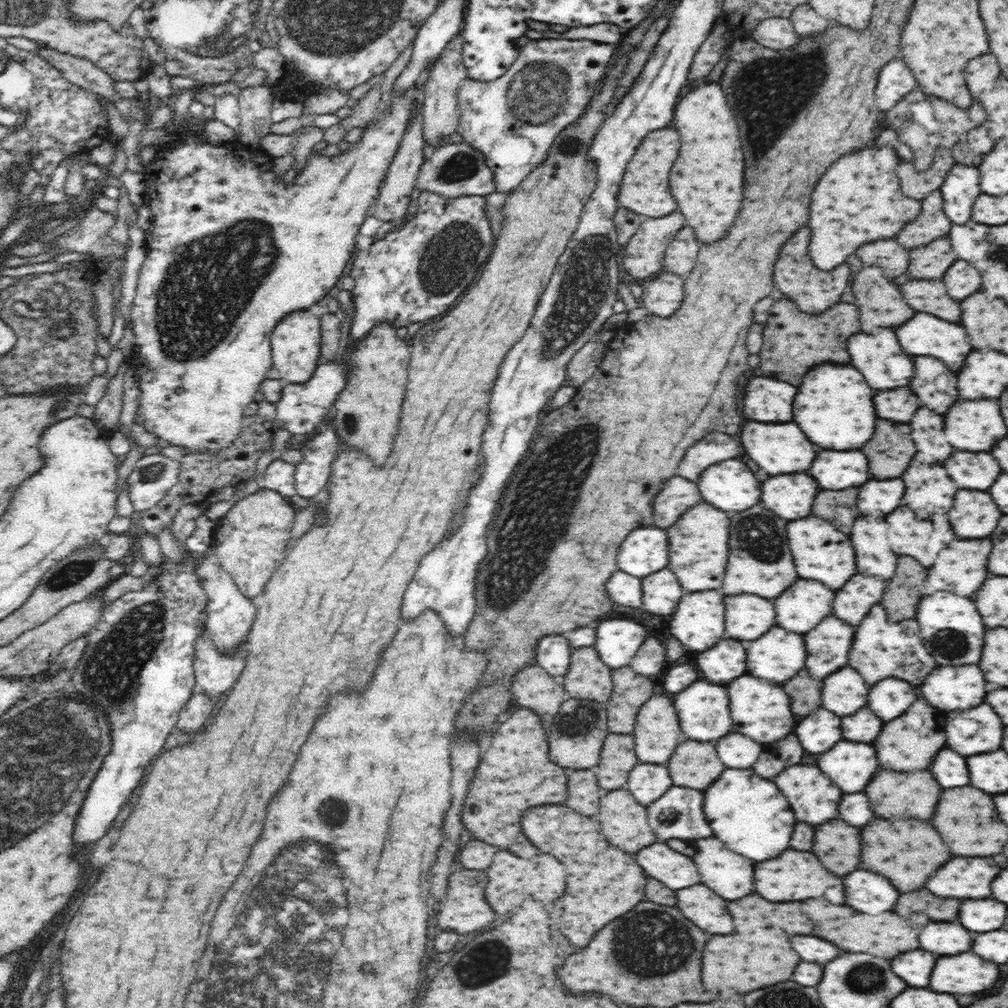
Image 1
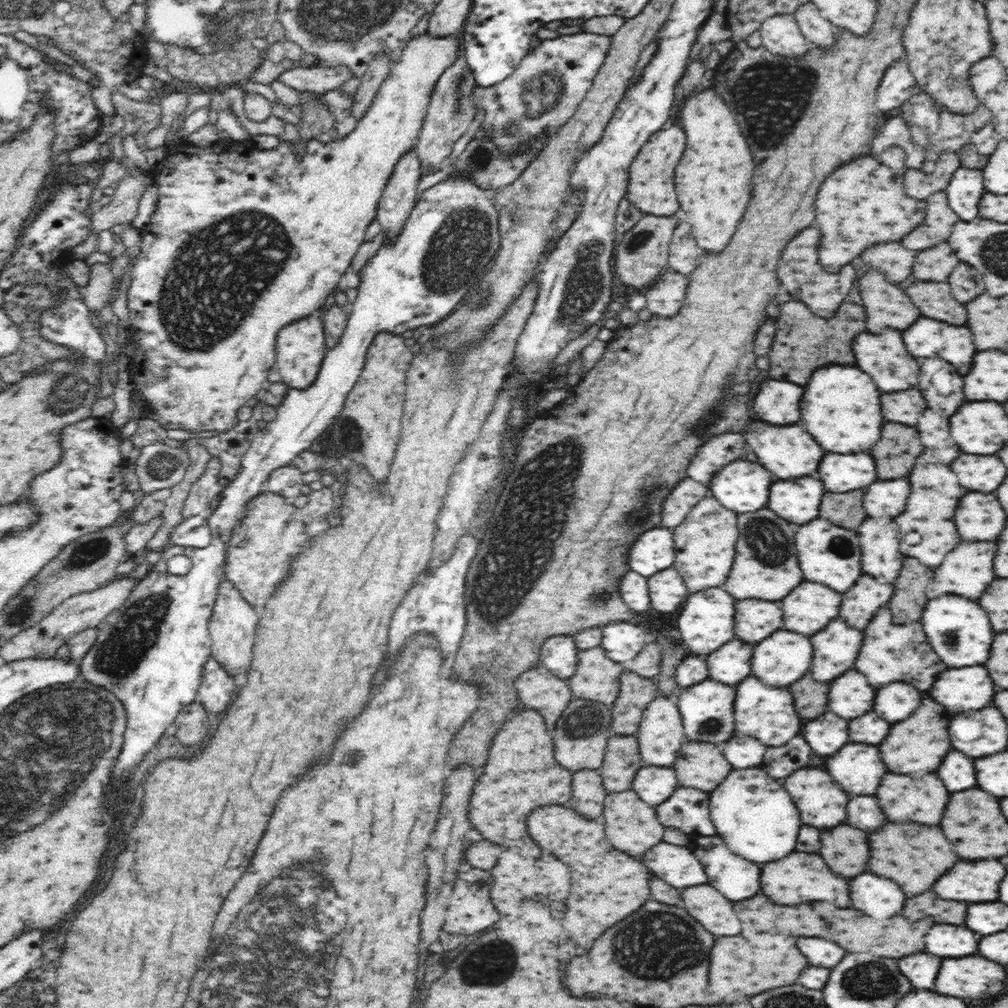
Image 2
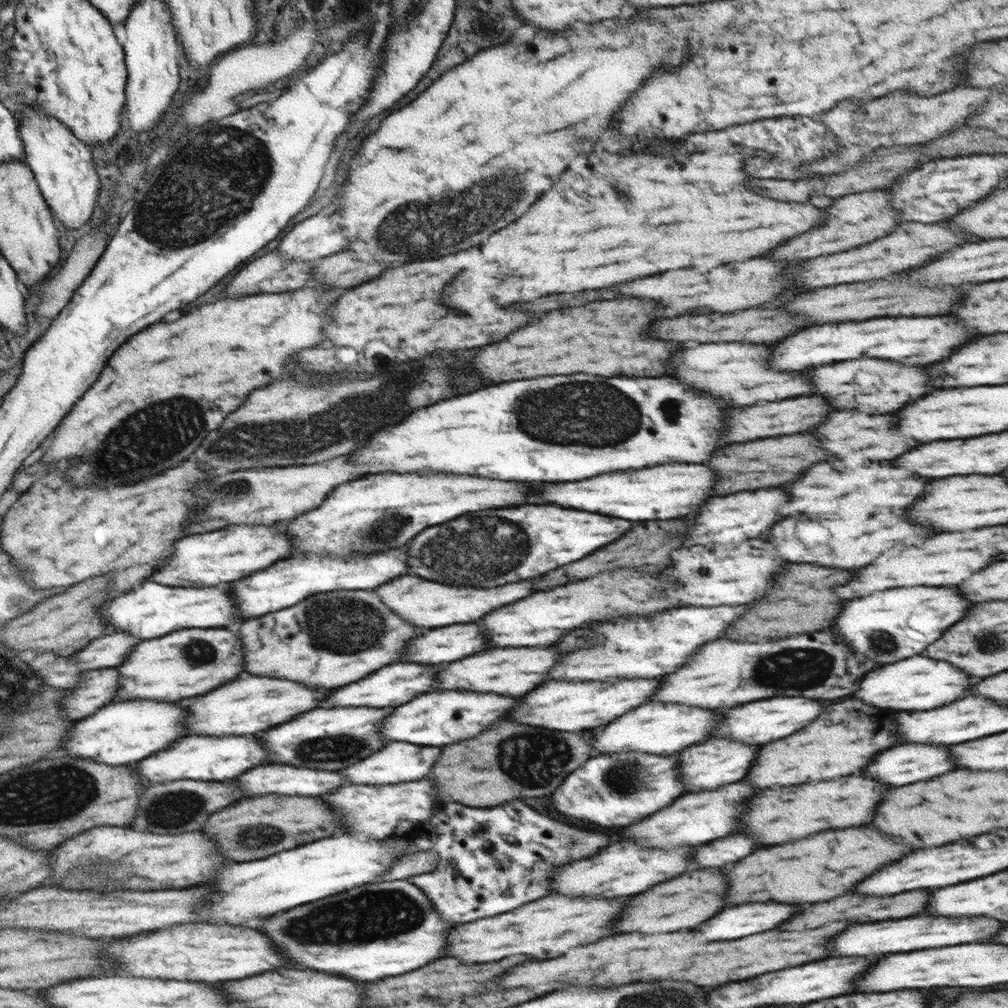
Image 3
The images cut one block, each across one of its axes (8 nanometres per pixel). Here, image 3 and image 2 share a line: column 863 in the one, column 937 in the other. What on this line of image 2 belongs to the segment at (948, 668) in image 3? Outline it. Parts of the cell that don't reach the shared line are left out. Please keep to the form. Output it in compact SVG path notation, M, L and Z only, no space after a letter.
M984 666L950 670L934 686L936 700L950 712L980 710L992 702L994 692L994 682Z

